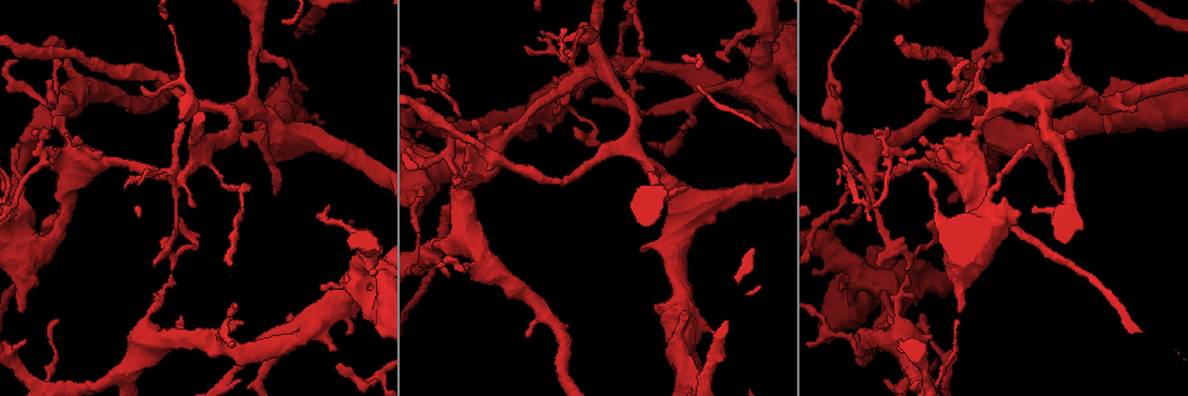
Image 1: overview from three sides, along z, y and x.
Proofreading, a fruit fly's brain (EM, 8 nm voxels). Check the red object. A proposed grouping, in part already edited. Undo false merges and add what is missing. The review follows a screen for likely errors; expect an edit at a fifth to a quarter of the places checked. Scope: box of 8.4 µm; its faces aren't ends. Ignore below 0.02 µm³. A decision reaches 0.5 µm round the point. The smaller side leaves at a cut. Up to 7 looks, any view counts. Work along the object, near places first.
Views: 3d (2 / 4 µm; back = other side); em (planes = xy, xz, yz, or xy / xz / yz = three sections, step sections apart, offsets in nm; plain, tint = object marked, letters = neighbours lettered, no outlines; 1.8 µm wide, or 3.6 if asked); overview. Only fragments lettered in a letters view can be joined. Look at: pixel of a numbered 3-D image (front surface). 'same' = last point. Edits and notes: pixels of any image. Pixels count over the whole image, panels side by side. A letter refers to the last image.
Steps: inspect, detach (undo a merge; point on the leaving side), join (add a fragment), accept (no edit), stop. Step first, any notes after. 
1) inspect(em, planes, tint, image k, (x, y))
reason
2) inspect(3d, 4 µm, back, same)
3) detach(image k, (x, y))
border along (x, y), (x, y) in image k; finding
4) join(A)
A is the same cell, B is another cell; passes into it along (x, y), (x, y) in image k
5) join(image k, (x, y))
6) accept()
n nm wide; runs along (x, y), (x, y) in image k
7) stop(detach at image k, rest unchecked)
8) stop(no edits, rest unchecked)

inspect(3d, 4 µm, image 1, (1042, 154))
thick turns thin

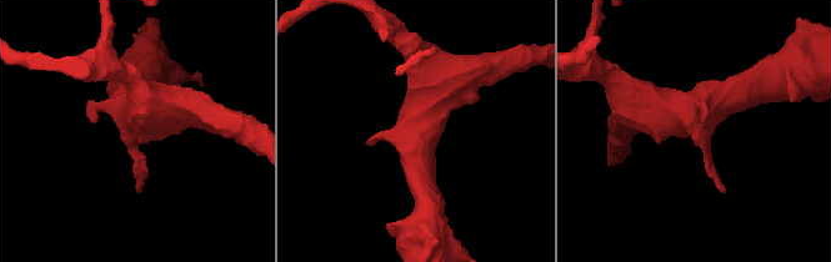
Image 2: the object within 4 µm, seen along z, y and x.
inspect(em, 3.6 µm, yz, step 4, letters, image 2, (412, 129))
need the tissue

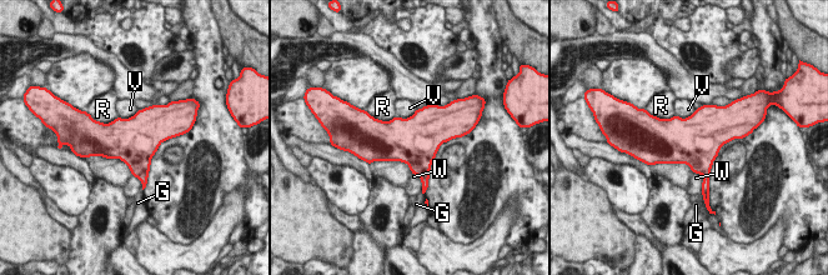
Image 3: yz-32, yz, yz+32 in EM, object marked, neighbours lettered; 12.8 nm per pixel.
accept()
G, R, V and W are other cells; border along (118, 116), (108, 123), (93, 119) in image 3; continuous, no second neuron

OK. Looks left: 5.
inspect(em, planes, letters, image 1, (644, 50))
abrupt turn

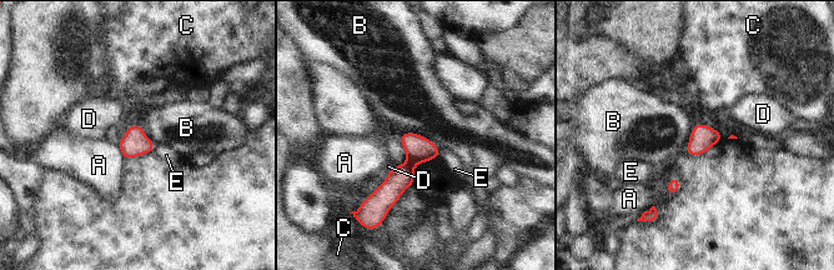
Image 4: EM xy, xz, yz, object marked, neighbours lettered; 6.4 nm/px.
detach(image 4, (418, 149))
A, B, C, D and E are other cells; two neurons meet here

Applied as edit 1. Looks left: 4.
stop(detach at image 4, rest unchecked)

